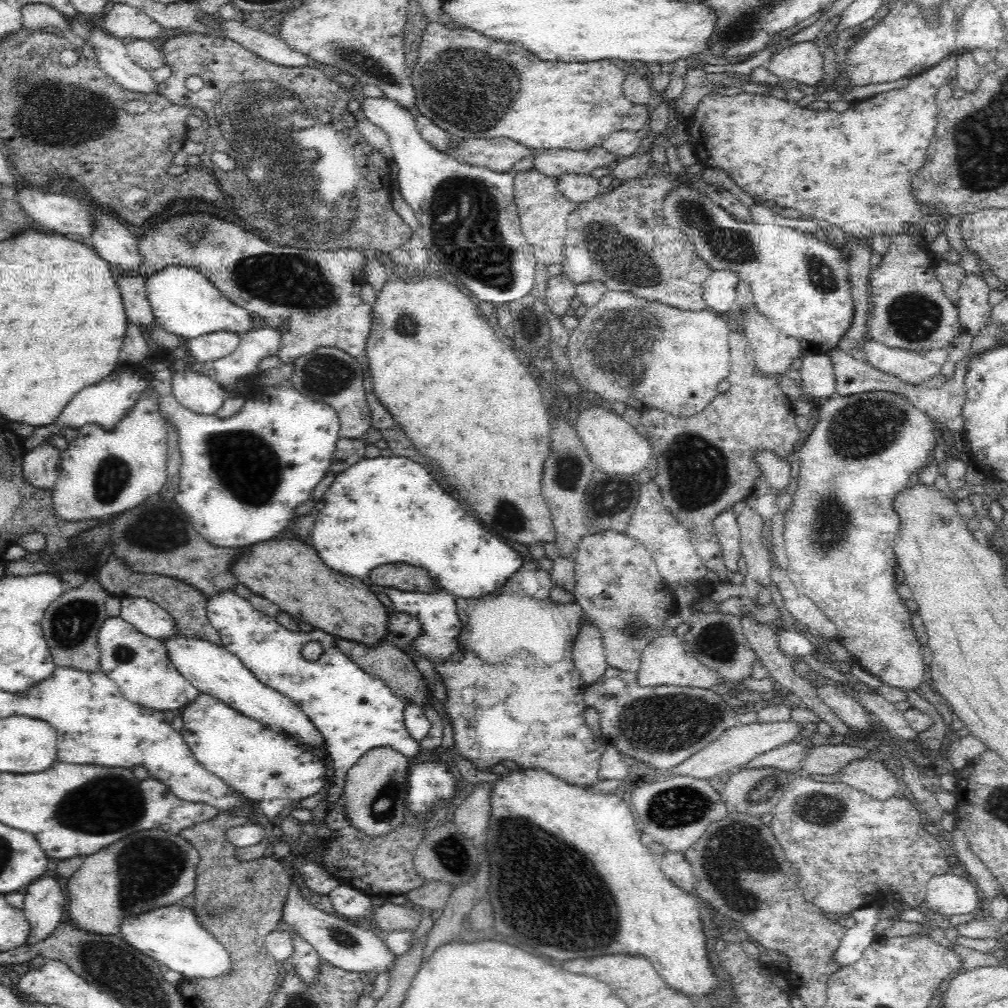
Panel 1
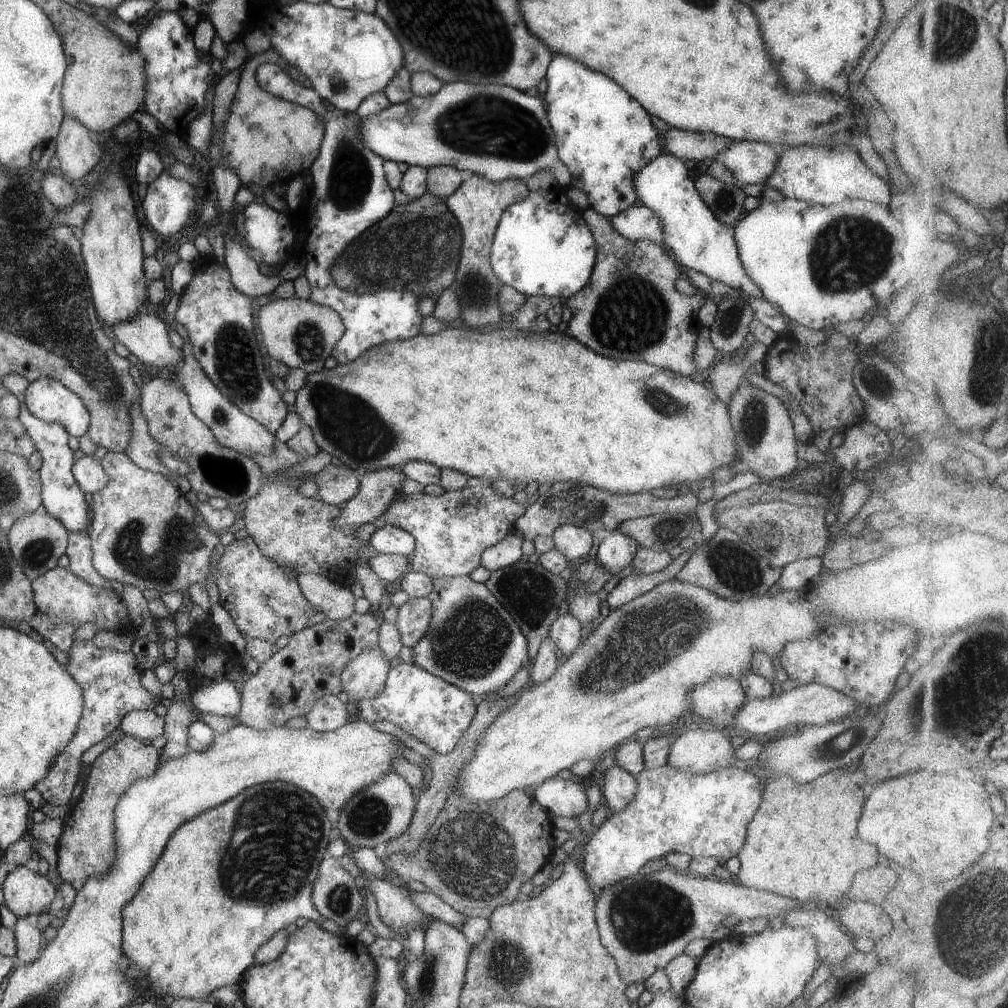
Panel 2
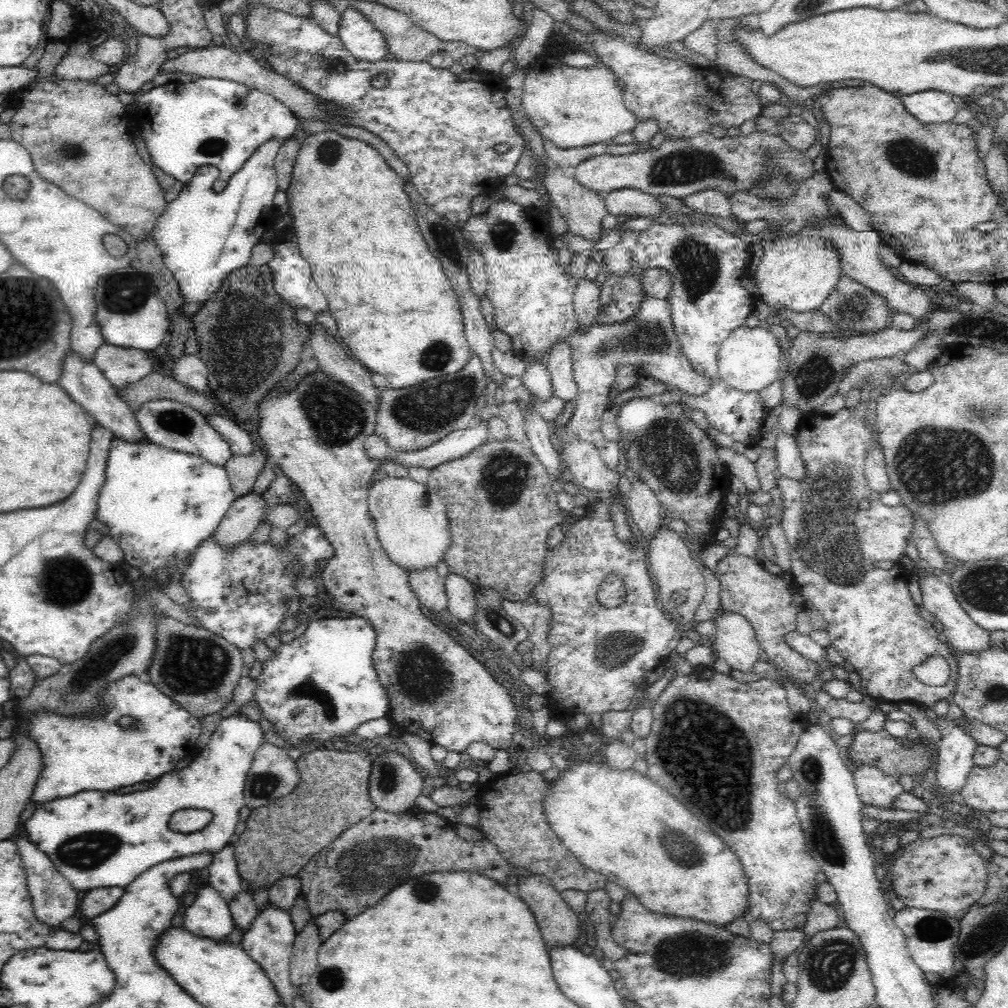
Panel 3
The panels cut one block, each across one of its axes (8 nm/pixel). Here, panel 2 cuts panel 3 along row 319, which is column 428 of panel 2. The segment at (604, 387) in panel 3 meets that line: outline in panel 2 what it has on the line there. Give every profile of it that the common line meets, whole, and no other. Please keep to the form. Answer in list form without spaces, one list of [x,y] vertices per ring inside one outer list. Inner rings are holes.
[[[468,576],[436,577],[431,593],[426,597],[432,607],[432,618],[425,635],[413,646],[413,664],[436,678],[475,696],[489,696],[509,680],[522,667],[529,667],[527,642],[509,612],[497,602],[484,584],[472,582]]]

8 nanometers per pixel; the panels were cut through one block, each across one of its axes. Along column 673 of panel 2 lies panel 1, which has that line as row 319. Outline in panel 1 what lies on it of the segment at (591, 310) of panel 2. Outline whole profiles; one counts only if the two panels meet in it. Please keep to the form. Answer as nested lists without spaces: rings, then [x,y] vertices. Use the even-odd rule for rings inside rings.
[[[208,214],[180,218],[172,216],[168,222],[154,227],[138,239],[138,249],[144,257],[144,267],[139,271],[144,279],[170,266],[193,267],[225,298],[258,318],[260,326],[271,326],[278,331],[281,320],[287,320],[289,330],[282,335],[277,354],[282,364],[293,366],[298,358],[318,346],[336,347],[354,356],[364,371],[364,388],[372,425],[379,428],[383,438],[388,440],[392,454],[406,458],[420,456],[374,393],[366,354],[373,308],[360,298],[360,290],[366,284],[366,264],[359,251],[298,250],[270,246],[238,226]],[[192,230],[199,236],[195,241],[190,241]]]

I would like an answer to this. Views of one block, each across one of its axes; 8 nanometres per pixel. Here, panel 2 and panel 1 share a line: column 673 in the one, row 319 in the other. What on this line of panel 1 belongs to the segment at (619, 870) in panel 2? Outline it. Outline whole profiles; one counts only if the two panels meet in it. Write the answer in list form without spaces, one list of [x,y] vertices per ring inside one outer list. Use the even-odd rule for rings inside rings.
[[[674,178],[673,187],[663,196],[661,207],[665,225],[685,234],[697,257],[712,271],[726,270],[735,273],[738,281],[746,282],[753,292],[757,310],[781,333],[796,339],[802,353],[828,354],[837,348],[838,340],[846,334],[855,314],[849,265],[842,248],[794,227],[737,219],[684,178]]]

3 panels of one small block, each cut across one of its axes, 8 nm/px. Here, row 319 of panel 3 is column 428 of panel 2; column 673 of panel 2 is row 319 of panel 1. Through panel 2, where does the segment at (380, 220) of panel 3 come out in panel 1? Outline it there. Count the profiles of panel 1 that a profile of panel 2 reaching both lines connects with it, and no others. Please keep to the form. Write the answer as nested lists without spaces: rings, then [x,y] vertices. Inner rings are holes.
[[[403,273],[403,278],[397,278],[396,276],[392,276],[390,280],[386,283],[383,290],[380,291],[377,295],[378,301],[376,302],[376,306],[374,306],[372,310],[372,326],[371,326],[371,334],[367,341],[366,354],[369,360],[370,374],[372,375],[372,380],[374,383],[374,393],[380,401],[382,401],[382,405],[385,408],[388,408],[391,416],[394,416],[394,420],[404,428],[404,432],[408,434],[408,438],[412,440],[412,444],[416,446],[416,450],[428,460],[428,464],[430,466],[434,466],[442,476],[448,476],[448,480],[454,484],[454,486],[458,486],[458,490],[460,490],[460,494],[472,504],[472,508],[474,508],[474,512],[476,512],[476,516],[490,528],[490,530],[494,530],[498,536],[504,536],[504,538],[508,538],[508,540],[512,540],[512,542],[518,542],[518,544],[523,544],[524,546],[534,546],[534,544],[538,544],[538,542],[542,542],[542,544],[548,544],[548,542],[555,542],[555,526],[551,517],[550,509],[542,496],[542,472],[544,472],[544,464],[546,464],[546,460],[550,458],[550,446],[552,446],[552,429],[550,424],[550,418],[547,412],[547,404],[544,403],[542,399],[542,395],[540,395],[540,387],[534,381],[534,376],[532,376],[529,371],[530,368],[524,366],[524,363],[518,359],[518,356],[514,353],[512,348],[505,346],[502,341],[498,340],[494,330],[490,327],[490,324],[482,318],[482,312],[478,312],[476,308],[480,308],[480,306],[476,306],[471,302],[471,298],[465,296],[463,292],[458,290],[455,286],[451,286],[448,282],[444,280],[438,280],[429,274],[424,276],[420,276],[416,278],[416,276],[412,276],[410,273]]]

